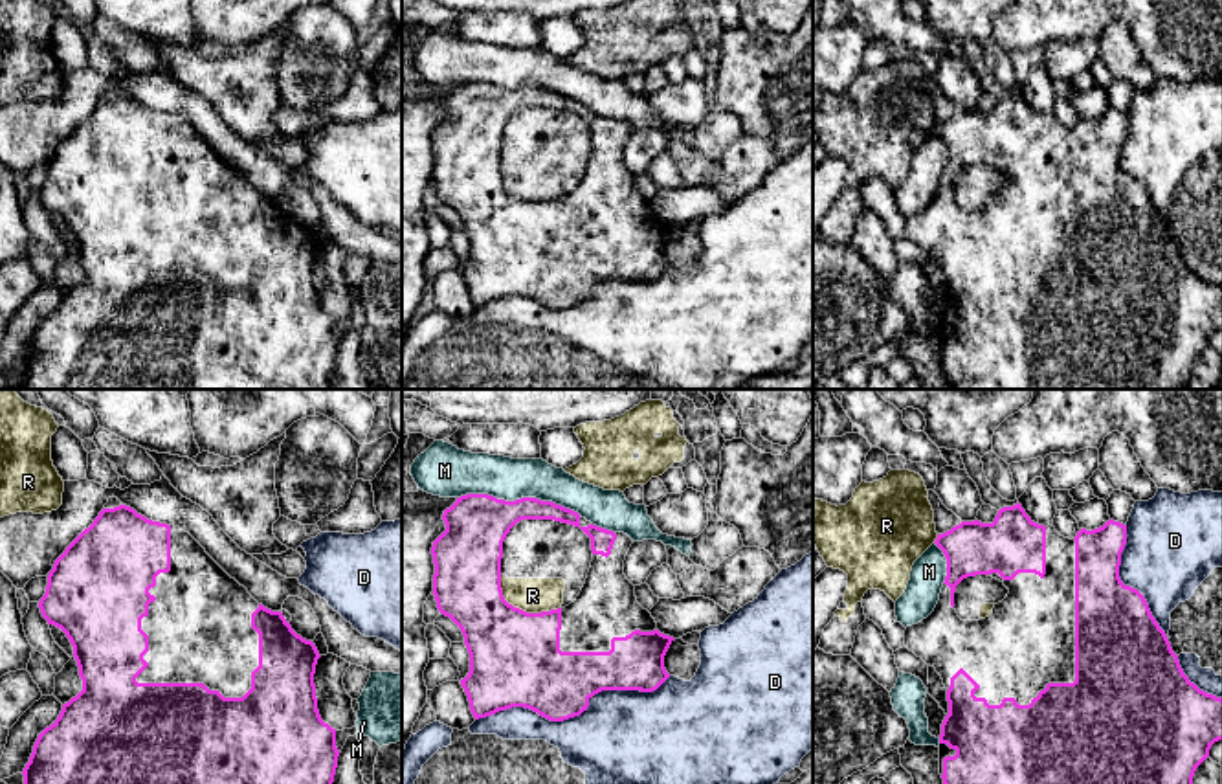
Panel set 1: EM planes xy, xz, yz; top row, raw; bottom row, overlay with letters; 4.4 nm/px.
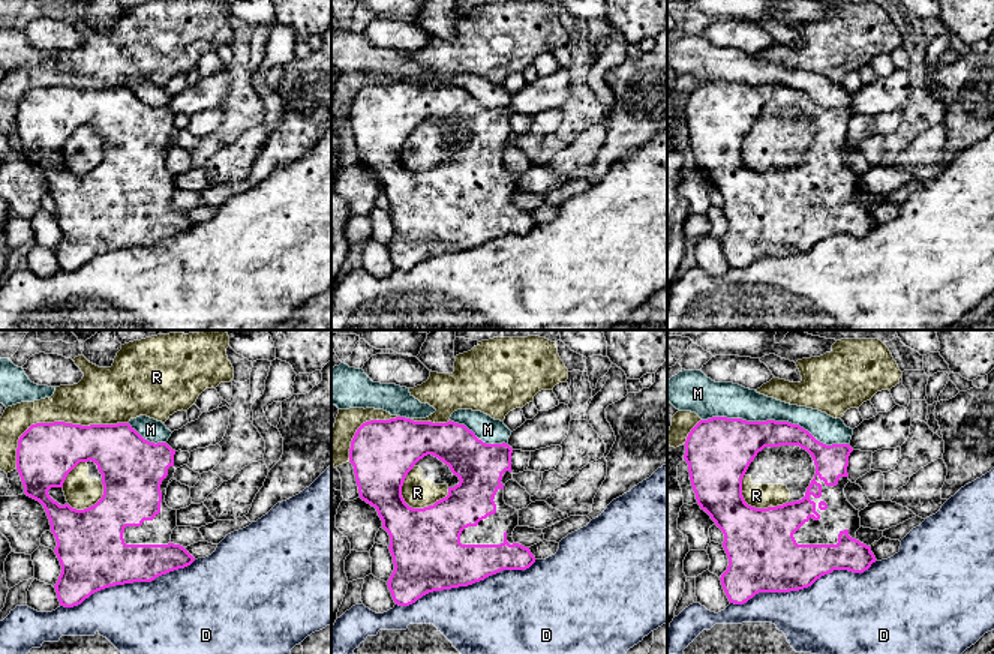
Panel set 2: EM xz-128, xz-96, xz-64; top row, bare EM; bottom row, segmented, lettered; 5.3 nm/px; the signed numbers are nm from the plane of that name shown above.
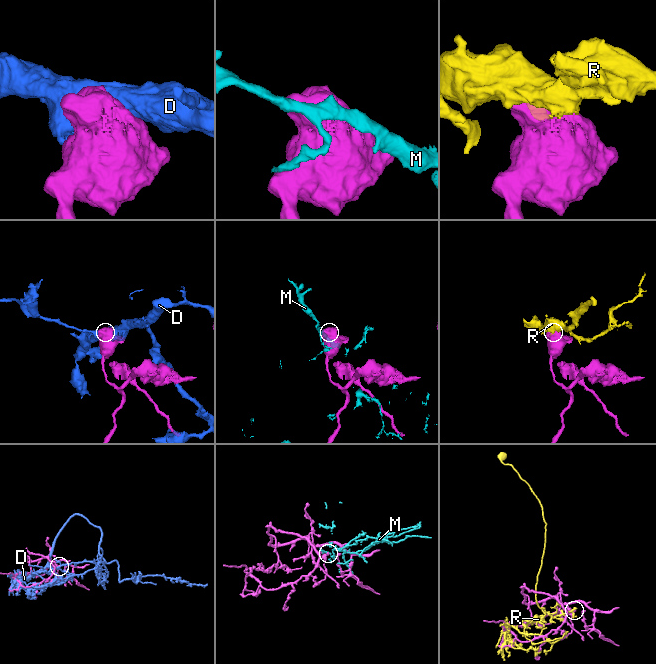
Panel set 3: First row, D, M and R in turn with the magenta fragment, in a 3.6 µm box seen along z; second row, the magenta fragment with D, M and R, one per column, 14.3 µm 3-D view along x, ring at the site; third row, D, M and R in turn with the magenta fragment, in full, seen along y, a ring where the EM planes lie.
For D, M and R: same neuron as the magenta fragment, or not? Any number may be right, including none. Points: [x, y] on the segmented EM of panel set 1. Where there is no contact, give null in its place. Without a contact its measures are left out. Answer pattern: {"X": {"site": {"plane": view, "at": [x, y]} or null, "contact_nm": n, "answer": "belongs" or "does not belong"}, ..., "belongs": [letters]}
{"D": {"site": {"plane": "xz", "at": [575, 715]}, "contact_nm": 900, "answer": "does not belong"}, "M": {"site": {"plane": "xz", "at": [520, 500]}, "contact_nm": 550, "answer": "does not belong"}, "R": {"site": {"plane": "xz", "at": [522, 610]}, "contact_nm": 300, "answer": "does not belong"}, "belongs": []}

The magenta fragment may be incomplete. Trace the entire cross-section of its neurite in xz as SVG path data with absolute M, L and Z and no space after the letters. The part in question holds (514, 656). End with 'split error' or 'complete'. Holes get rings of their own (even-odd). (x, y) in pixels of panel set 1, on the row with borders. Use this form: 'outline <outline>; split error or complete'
outline M466 494L444 510L446 531L433 542L433 595L442 615L462 632L470 654L470 672L461 685L475 720L512 707L525 707L550 722L580 716L602 690L657 690L670 674L664 655L675 641L657 630L657 622L635 597L624 575L624 560L633 540L593 525L578 512L521 498L497 499ZM521 520L554 520L580 527L591 538L593 562L585 584L565 608L527 613L508 604L501 589L503 542Z; split error

